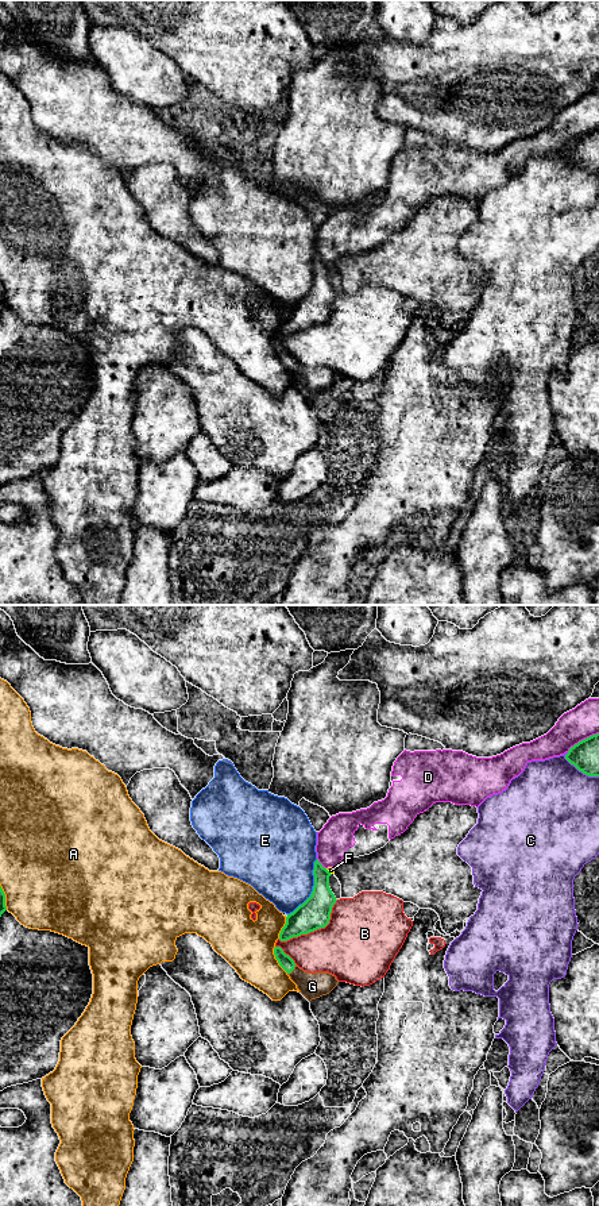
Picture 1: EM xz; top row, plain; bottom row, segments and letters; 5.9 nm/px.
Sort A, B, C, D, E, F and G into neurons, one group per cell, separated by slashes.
A / B / C / D F / E / G

